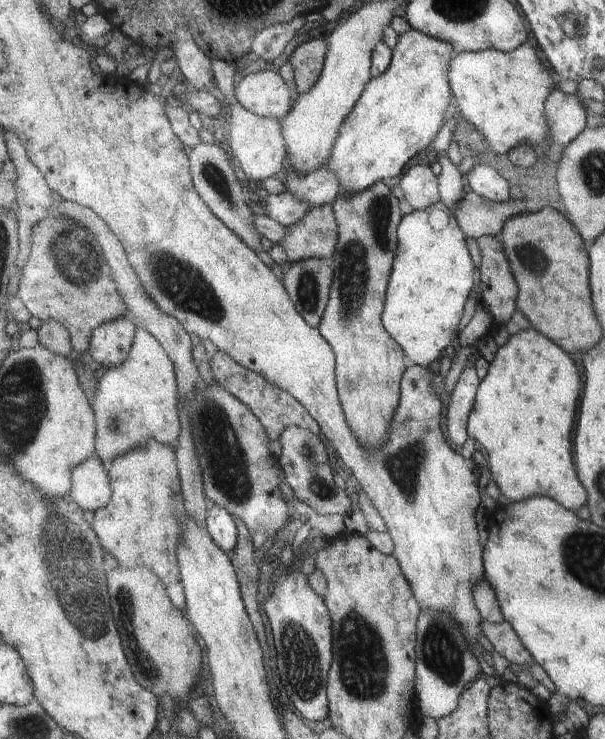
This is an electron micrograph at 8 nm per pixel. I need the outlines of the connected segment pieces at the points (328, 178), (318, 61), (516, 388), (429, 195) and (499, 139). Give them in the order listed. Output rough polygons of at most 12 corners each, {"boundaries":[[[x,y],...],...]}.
{"boundaries":[[[292,171],[285,191],[309,205],[333,205],[341,195],[334,173]],[[321,39],[300,45],[289,60],[297,92],[319,81],[329,46]],[[530,326],[499,348],[468,436],[511,503],[589,496],[581,378]],[[413,166],[400,180],[414,211],[440,202],[430,166]],[[529,44],[458,52],[450,86],[495,153],[540,150],[557,86]]]}

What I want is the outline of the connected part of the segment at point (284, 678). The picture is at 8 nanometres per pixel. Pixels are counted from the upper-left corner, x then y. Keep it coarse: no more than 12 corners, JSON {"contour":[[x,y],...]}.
{"contour":[[303,572],[263,606],[278,676],[306,720],[329,718],[333,622]]}

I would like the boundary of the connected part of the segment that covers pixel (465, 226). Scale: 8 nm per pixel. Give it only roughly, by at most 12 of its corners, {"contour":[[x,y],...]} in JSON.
{"contour":[[469,190],[456,220],[467,237],[499,235],[510,217],[530,212],[523,200],[491,201]]}

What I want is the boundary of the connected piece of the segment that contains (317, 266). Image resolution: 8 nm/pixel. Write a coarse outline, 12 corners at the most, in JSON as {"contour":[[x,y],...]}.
{"contour":[[325,259],[285,268],[299,315],[319,329],[334,278]]}

